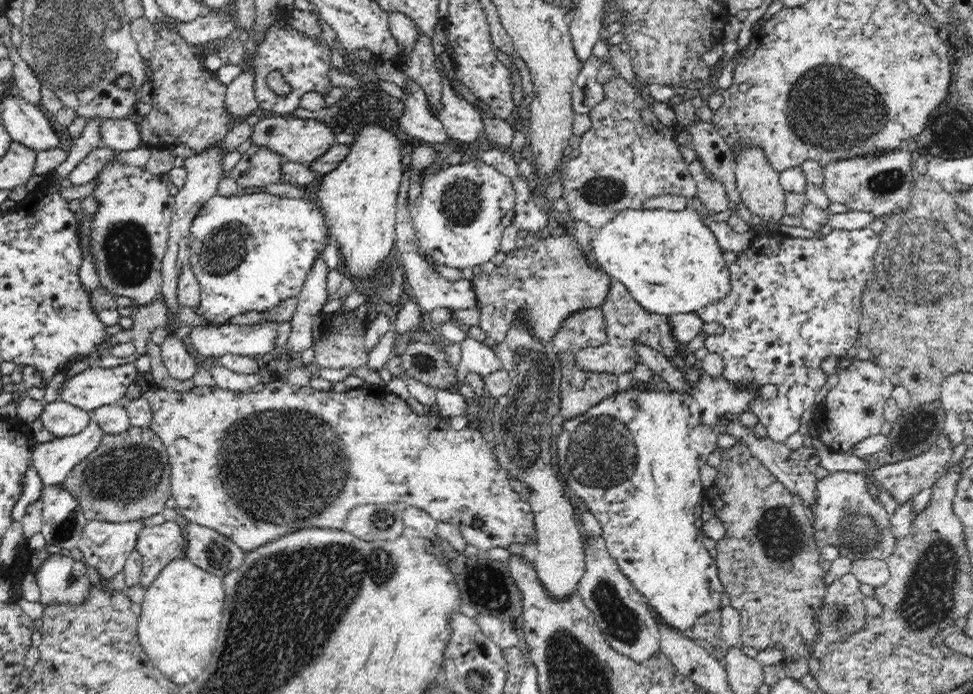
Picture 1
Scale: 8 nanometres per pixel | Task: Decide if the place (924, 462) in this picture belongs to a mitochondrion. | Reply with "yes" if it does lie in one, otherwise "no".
no

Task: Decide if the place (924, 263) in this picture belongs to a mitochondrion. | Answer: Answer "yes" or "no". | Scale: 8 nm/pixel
yes

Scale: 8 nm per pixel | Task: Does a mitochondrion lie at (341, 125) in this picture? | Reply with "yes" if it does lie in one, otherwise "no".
no

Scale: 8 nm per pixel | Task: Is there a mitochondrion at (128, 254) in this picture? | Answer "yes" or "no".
yes

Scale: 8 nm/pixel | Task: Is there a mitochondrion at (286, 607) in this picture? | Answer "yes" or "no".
yes

